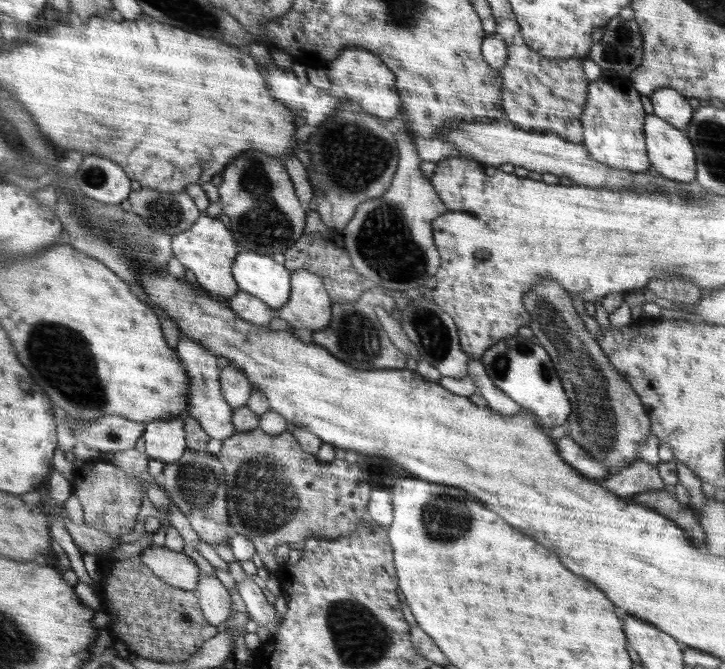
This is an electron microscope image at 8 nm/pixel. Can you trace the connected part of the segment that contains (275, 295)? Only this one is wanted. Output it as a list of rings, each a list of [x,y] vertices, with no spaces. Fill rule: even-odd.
[[[240,250],[231,268],[234,280],[240,291],[256,296],[273,309],[284,306],[289,299],[291,291],[291,272],[274,261],[271,256]]]

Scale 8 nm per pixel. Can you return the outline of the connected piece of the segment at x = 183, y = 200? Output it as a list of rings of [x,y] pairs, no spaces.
[[[141,187],[132,191],[128,200],[132,205],[131,211],[154,232],[163,232],[171,238],[190,228],[202,213],[185,191],[162,192]]]

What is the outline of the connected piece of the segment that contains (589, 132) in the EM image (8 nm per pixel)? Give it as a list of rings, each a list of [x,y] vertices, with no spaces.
[[[613,78],[589,81],[588,101],[580,120],[583,126],[583,145],[588,154],[599,163],[628,169],[632,172],[651,170],[643,133],[647,113],[642,108],[641,95],[629,79]]]

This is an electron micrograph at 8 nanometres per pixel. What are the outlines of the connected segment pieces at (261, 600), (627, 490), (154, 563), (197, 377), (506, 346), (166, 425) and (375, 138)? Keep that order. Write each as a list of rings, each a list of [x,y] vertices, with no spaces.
[[[246,578],[237,585],[237,588],[246,605],[246,614],[249,614],[249,618],[254,620],[257,626],[264,626],[269,634],[274,635],[281,622],[275,605],[268,603],[262,589],[253,582],[252,578]]]
[[[638,460],[616,475],[607,478],[602,482],[602,486],[606,486],[616,496],[624,497],[630,497],[636,493],[658,492],[665,488],[668,491],[673,490],[661,480],[657,466],[643,460]]]
[[[165,546],[148,547],[140,554],[139,560],[164,583],[187,591],[196,589],[202,574],[195,561],[186,553]]]
[[[182,336],[176,346],[182,366],[189,376],[187,396],[189,396],[185,415],[192,417],[206,432],[210,439],[224,441],[236,432],[232,424],[233,408],[224,400],[221,385],[218,383],[220,371],[216,363],[216,355],[212,354],[205,346]]]
[[[514,335],[504,340],[500,339],[500,342],[490,347],[481,362],[492,384],[517,402],[524,410],[532,410],[534,417],[539,419],[540,427],[548,431],[554,426],[560,426],[566,422],[572,412],[572,407],[562,386],[562,381],[557,375],[556,366],[545,348],[533,343],[531,339]]]
[[[184,416],[147,422],[142,438],[146,455],[162,463],[174,463],[180,459],[186,448]]]
[[[343,97],[342,106],[327,120],[326,123],[318,125],[316,138],[322,140],[307,140],[305,148],[310,148],[310,152],[318,152],[318,156],[310,156],[312,168],[306,168],[313,188],[314,199],[318,203],[316,212],[330,230],[341,231],[348,221],[354,216],[356,207],[364,201],[372,202],[380,198],[391,185],[394,175],[397,173],[399,163],[399,150],[393,132],[390,132],[377,116],[368,114]]]

